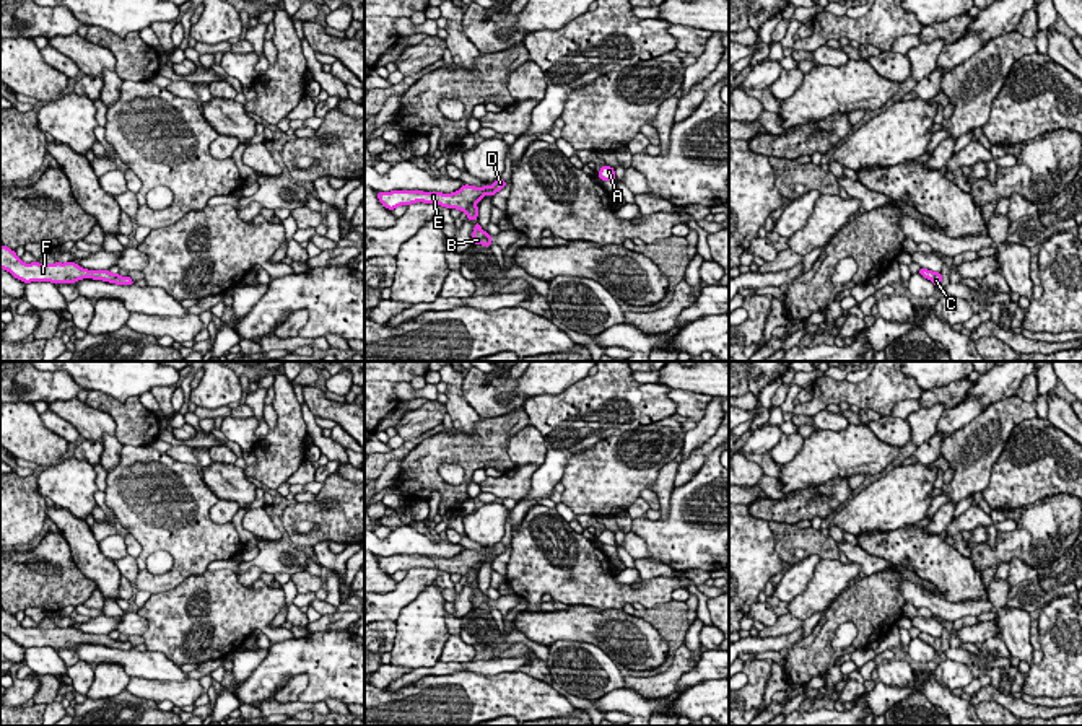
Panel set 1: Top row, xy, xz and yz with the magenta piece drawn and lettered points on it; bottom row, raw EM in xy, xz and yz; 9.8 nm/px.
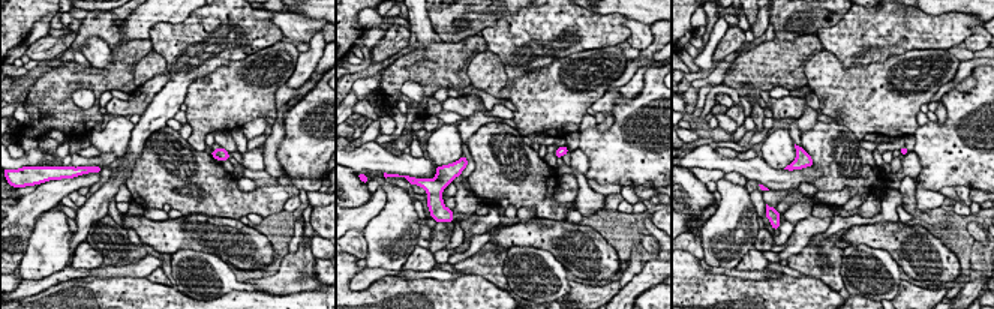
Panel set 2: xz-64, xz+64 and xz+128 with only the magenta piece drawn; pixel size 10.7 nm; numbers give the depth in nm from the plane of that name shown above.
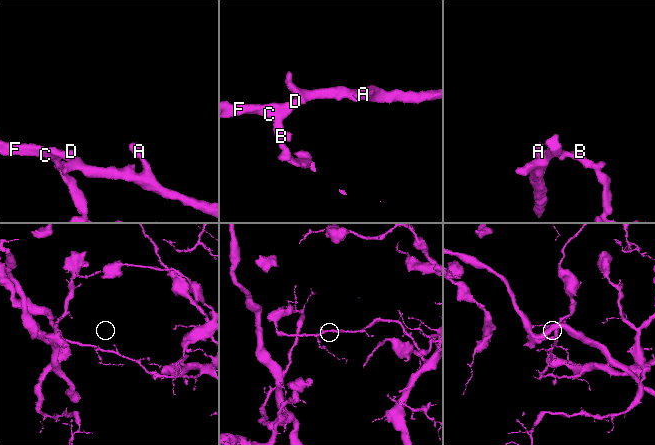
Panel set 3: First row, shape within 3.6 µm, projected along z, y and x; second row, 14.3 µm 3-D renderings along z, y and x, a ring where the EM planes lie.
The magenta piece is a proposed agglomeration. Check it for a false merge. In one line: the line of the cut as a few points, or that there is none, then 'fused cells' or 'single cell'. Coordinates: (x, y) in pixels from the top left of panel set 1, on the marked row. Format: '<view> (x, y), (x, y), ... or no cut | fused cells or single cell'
no cut | single cell

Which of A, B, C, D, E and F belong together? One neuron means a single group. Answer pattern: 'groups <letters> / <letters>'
groups A B C D E F

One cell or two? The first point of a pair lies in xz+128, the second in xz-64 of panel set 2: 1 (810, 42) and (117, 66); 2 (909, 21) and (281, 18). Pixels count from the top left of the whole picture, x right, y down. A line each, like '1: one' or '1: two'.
1: one
2: two

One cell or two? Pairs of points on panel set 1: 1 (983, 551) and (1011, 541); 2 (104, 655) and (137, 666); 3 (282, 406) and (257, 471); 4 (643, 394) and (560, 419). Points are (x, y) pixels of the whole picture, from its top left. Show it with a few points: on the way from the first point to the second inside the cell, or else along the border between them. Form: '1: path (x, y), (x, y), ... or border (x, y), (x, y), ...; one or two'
1: path (990, 552), (999, 552), (1004, 547); one
2: path (113, 655), (129, 660); one
3: path (285, 422), (285, 443), (274, 454); one
4: path (622, 396), (581, 407); one

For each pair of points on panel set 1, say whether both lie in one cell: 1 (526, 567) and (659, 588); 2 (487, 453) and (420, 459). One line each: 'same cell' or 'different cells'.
1: same cell
2: same cell

